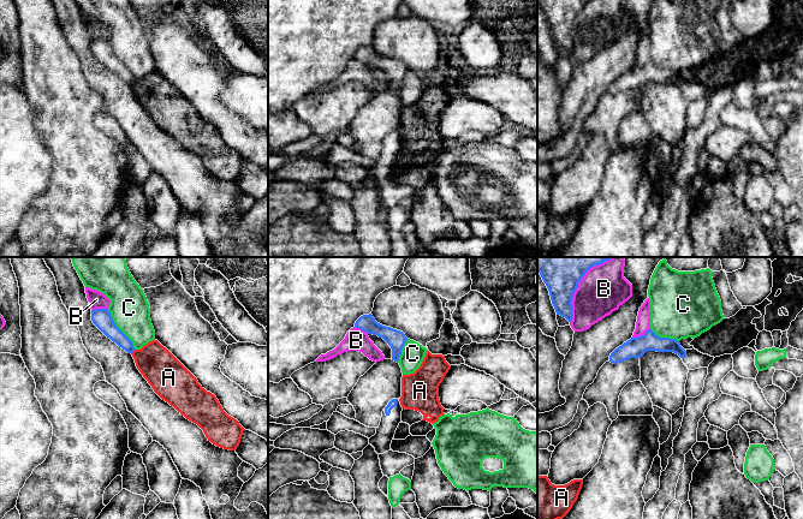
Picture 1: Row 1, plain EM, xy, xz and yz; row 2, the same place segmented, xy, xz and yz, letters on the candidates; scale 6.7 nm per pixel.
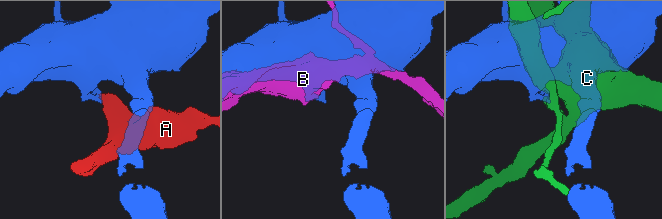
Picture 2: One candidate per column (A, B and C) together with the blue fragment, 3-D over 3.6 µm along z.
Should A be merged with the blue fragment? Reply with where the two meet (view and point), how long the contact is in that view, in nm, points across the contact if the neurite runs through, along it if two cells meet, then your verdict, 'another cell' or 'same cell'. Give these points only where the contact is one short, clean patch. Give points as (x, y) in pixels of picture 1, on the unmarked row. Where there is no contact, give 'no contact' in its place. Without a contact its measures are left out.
meets blue in xy at (132, 82); contact 40 nm long; border along xy (135, 81), (131, 84); another cell

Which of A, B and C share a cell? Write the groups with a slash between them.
A / B / C

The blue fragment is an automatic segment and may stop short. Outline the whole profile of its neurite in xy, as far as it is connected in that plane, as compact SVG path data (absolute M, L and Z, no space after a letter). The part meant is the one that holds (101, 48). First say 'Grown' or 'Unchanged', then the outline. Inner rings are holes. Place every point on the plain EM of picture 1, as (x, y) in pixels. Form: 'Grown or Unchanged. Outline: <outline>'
Unchanged. Outline: M108 40L93 41L91 52L107 68L127 84L135 82L132 72L115 56Z

